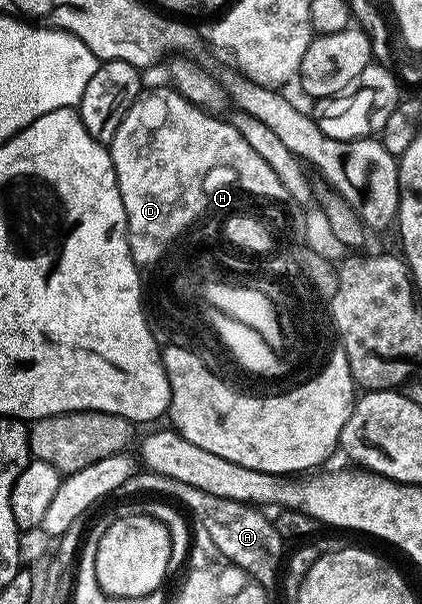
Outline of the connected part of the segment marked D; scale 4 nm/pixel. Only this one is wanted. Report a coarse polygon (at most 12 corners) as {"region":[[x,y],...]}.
{"region":[[173,88],[108,144],[135,263],[198,213],[213,113]]}

